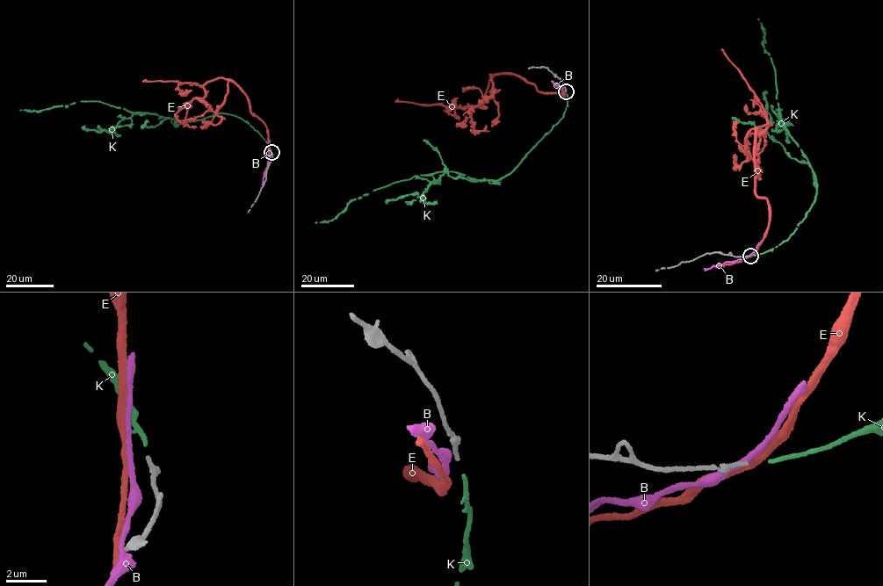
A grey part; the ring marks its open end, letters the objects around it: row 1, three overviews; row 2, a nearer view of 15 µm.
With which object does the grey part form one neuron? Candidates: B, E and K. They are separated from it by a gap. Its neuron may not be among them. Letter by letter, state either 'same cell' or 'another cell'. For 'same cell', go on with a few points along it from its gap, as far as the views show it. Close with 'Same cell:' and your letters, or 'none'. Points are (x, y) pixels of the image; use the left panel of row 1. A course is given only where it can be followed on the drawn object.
B: another cell
E: another cell
K: same cell; course (271, 150), (249, 123), (231, 114), (220, 113), (181, 121), (128, 112), (97, 101), (39, 112), (19, 110)
Same cell: K

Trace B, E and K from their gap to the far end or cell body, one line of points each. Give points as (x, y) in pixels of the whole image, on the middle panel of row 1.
B: (565, 93), (552, 82)
E: (564, 93), (538, 90), (520, 75), (505, 72), (491, 79), (481, 101), (472, 106), (451, 109), (394, 101)
K: (567, 94), (563, 117), (500, 179), (471, 179), (451, 171), (414, 177), (351, 200), (333, 219), (315, 223)

